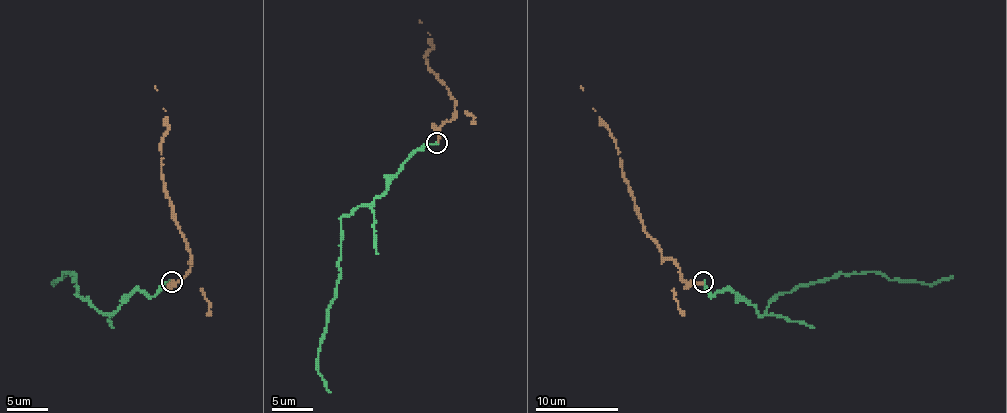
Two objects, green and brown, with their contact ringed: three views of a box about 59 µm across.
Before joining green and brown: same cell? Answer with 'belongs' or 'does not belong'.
belongs

